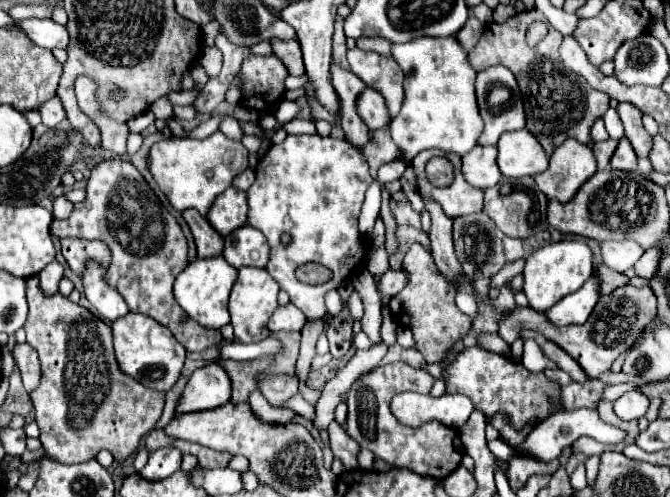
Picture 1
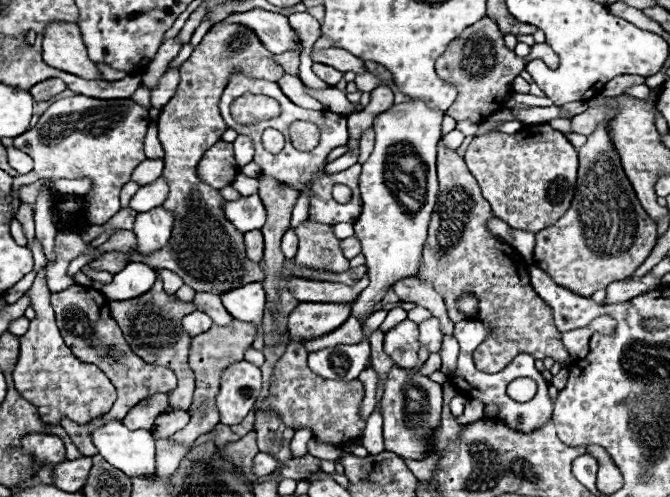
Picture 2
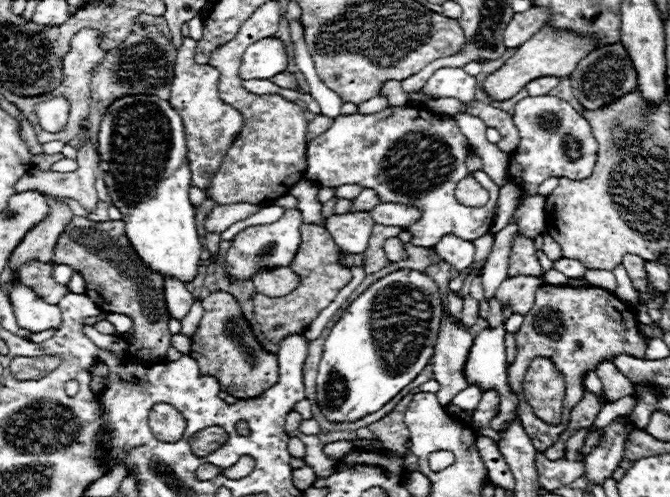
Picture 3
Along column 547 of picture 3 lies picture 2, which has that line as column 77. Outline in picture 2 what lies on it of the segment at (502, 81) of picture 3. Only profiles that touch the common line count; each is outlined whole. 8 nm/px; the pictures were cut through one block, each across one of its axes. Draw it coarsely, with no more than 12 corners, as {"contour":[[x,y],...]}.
{"contour":[[76,24],[44,32],[48,66],[86,80],[100,78]]}

